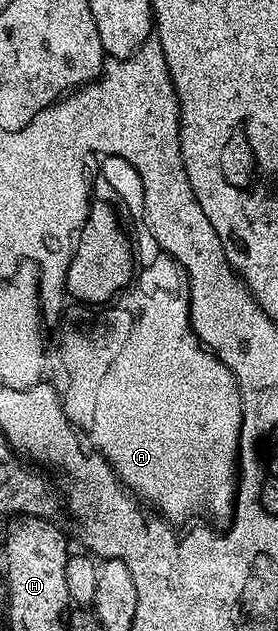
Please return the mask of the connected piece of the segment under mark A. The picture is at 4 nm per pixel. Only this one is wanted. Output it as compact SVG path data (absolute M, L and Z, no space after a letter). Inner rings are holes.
M154 262L150 270L142 274L142 286L136 287L132 296L120 300L118 310L110 314L108 321L98 322L98 326L88 332L60 334L60 344L60 360L70 366L70 387L66 389L70 398L66 398L66 410L70 410L70 418L74 418L78 426L86 426L86 430L90 430L90 438L94 438L94 442L98 442L98 446L102 446L102 450L110 454L110 462L114 462L116 476L123 486L147 507L155 506L159 510L155 511L171 524L186 522L189 518L200 517L201 514L207 514L210 518L229 519L234 512L238 480L238 441L242 423L240 388L230 369L214 354L204 352L198 338L190 338L190 330L186 330L186 278L182 278L182 270L178 270L174 262Z

